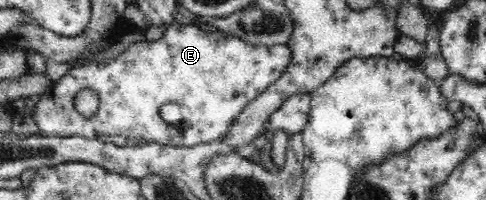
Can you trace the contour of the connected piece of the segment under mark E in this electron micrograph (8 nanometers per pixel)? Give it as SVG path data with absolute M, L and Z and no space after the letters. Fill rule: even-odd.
M177 20L169 24L162 37L156 41L135 42L114 59L71 68L59 81L35 99L36 104L31 116L37 123L37 135L43 137L79 136L93 139L99 135L121 135L129 139L143 139L145 143L193 147L222 138L234 124L234 119L283 75L291 59L292 50L287 45L253 45L219 29ZM85 88L95 90L100 99L97 113L91 119L81 116L73 106L75 95ZM165 103L177 103L181 107L183 112L181 125L171 125L163 121L159 109Z

